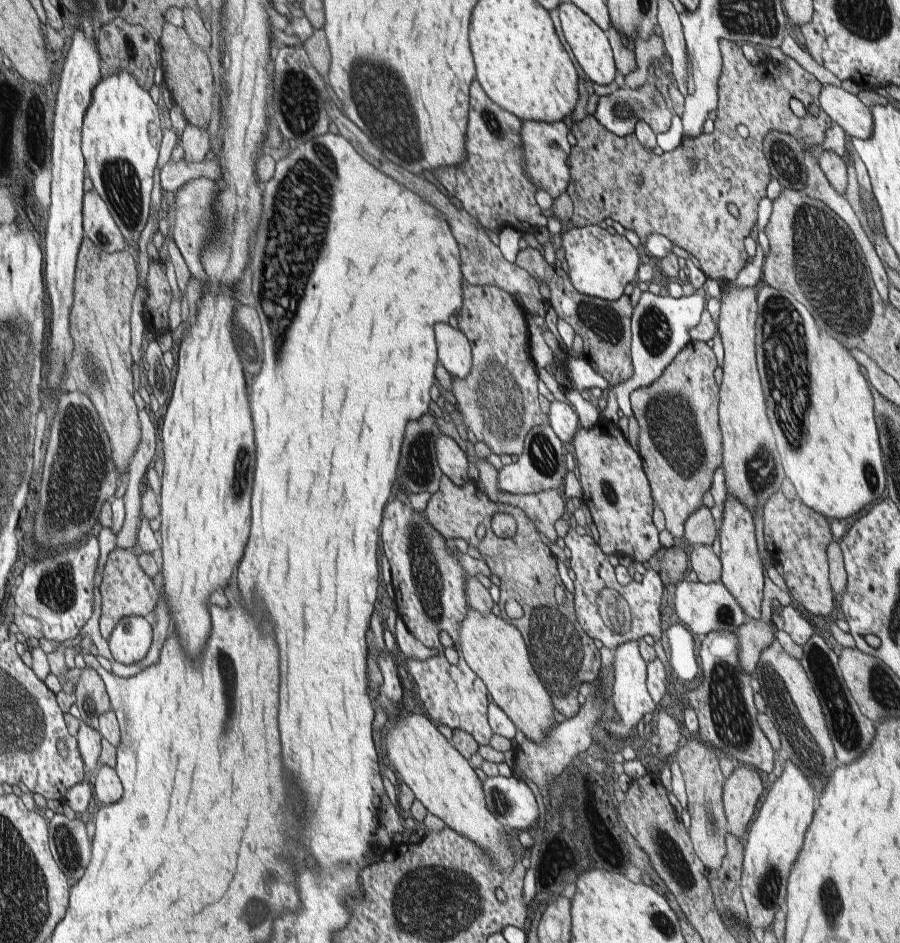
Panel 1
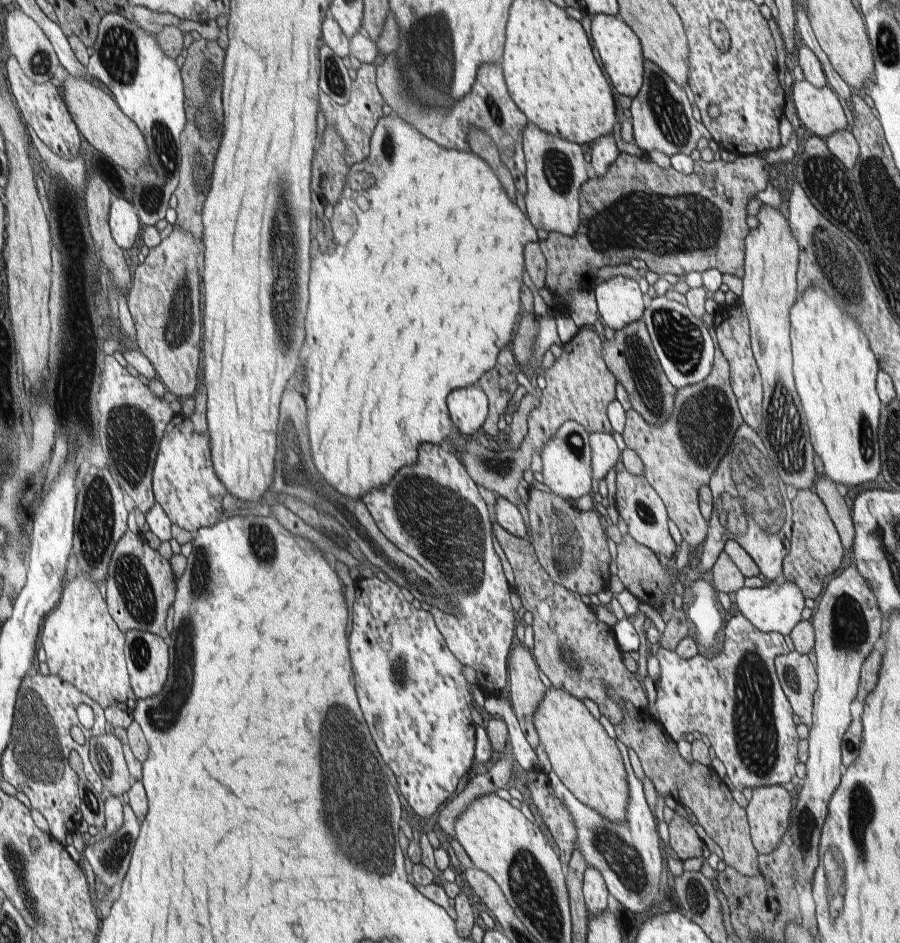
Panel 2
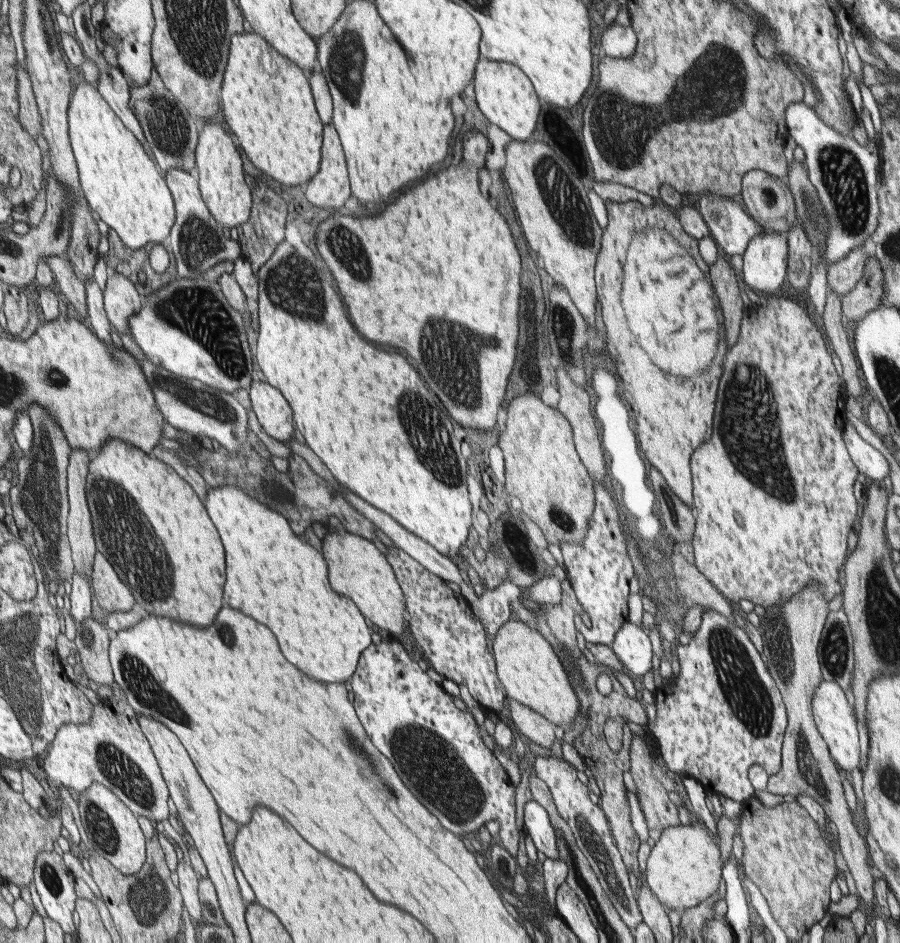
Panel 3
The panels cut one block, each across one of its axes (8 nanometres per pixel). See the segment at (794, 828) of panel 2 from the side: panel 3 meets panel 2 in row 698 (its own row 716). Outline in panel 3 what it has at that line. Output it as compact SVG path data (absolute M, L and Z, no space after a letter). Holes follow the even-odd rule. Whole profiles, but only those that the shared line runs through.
M821 682L811 698L811 710L813 710L813 720L819 730L819 736L825 740L825 746L829 750L829 756L833 758L835 766L839 766L843 772L851 774L853 770L859 768L859 734L855 730L857 720L855 712L849 708L843 688L835 682Z

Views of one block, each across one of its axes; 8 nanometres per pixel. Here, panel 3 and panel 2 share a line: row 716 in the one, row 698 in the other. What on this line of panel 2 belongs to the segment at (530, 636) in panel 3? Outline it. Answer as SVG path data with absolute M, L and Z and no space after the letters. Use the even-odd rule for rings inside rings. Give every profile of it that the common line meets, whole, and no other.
M549 688L533 714L533 724L551 762L551 770L563 786L567 786L573 798L595 810L605 820L623 824L629 806L629 782L623 754L617 740L611 740L605 734L599 720L587 712L583 702L575 700L575 696L567 694L563 688Z

